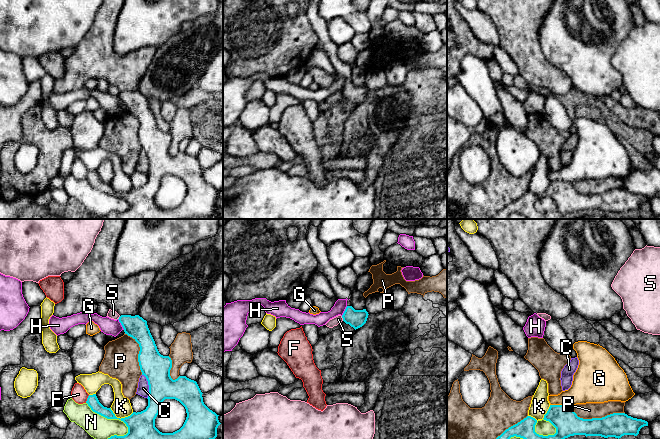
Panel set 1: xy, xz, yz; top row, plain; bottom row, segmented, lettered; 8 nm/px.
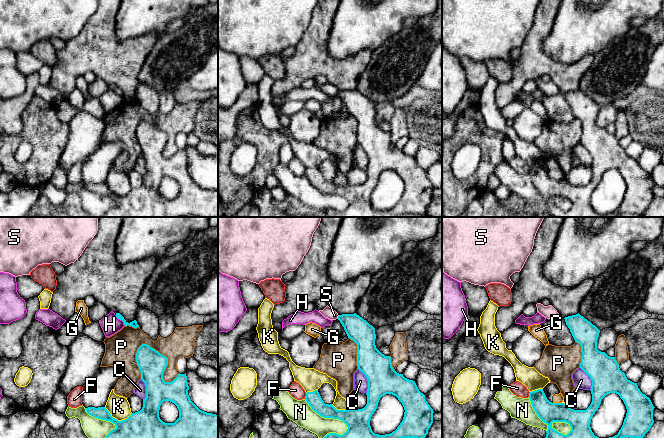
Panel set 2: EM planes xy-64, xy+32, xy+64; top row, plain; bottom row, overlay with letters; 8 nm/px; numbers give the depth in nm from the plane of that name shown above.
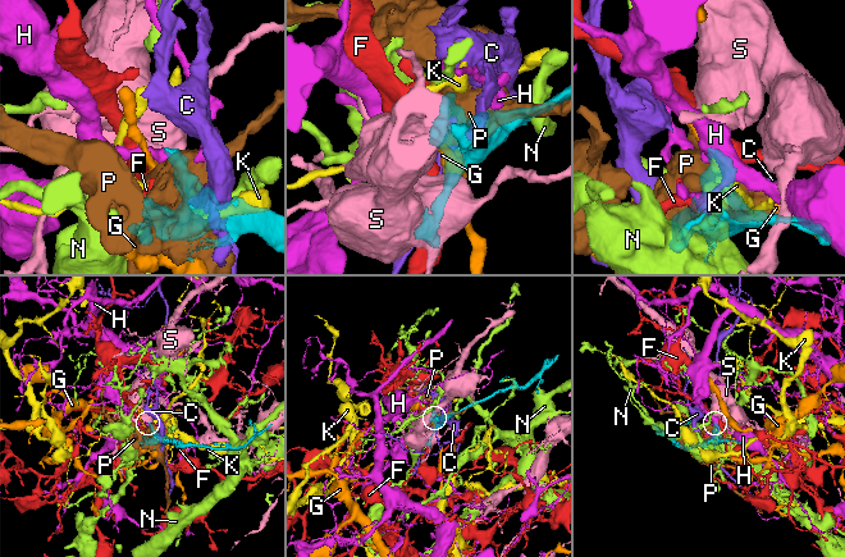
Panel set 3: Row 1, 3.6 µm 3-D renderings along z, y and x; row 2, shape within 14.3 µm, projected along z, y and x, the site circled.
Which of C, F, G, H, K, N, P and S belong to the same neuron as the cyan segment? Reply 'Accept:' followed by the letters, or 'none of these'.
Accept: none of these

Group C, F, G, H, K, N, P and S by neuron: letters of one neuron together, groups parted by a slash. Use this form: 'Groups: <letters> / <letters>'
Groups: C / F / G / H / K / N / P / S

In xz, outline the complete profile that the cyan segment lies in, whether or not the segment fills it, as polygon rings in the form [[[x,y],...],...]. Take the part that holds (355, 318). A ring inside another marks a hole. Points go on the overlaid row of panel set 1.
[[[347,306],[342,318],[346,324],[349,324],[356,330],[366,323],[368,315],[366,309],[355,310],[352,306]]]

